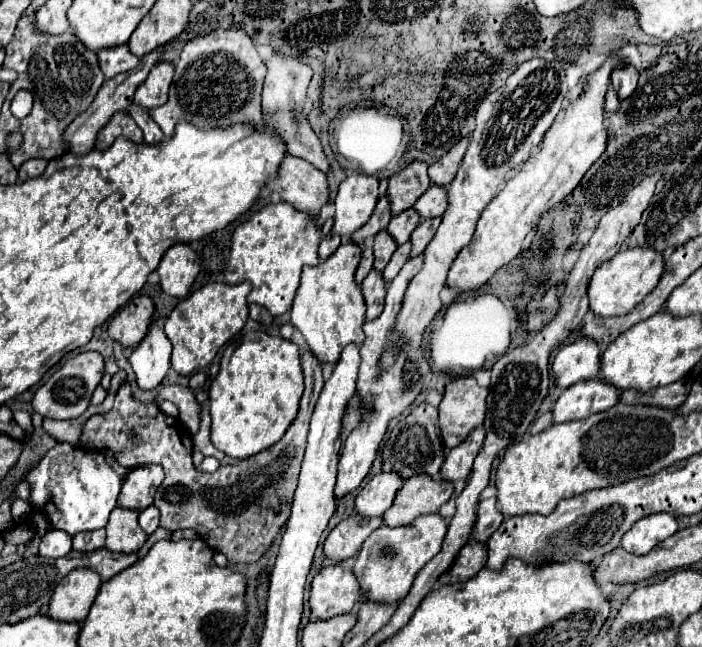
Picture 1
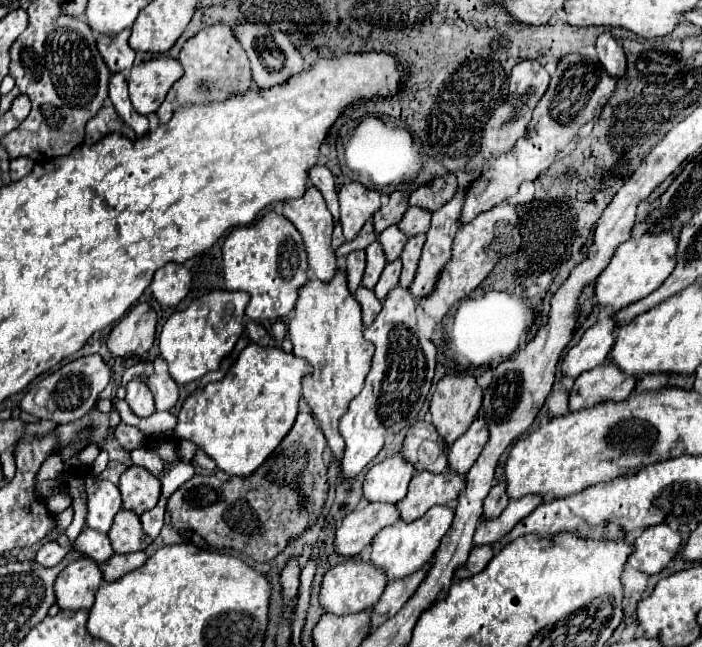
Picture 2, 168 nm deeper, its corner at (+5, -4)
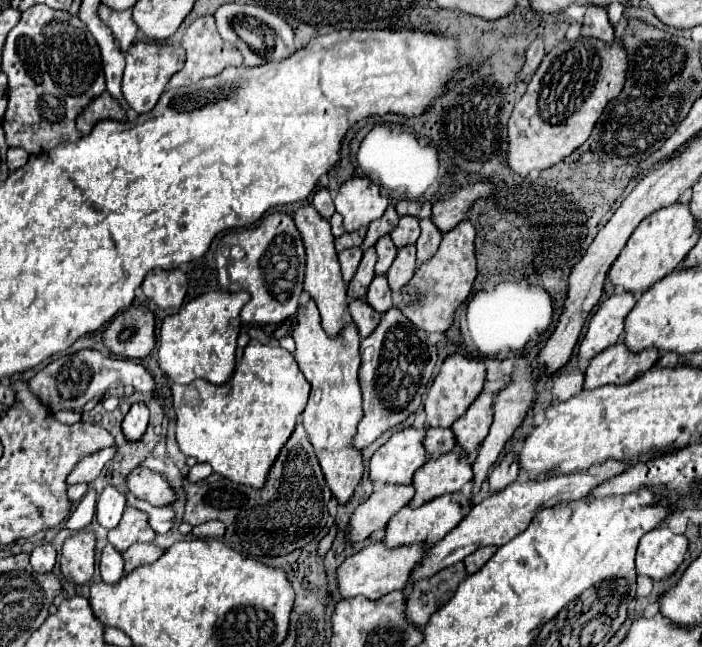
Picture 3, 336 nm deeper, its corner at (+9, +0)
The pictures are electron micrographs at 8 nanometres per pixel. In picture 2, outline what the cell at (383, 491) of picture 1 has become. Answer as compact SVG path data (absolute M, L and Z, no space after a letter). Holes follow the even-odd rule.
M400 454L386 458L368 470L362 488L364 498L368 502L396 504L406 496L408 482L412 476L414 476L412 464L406 464L406 460Z

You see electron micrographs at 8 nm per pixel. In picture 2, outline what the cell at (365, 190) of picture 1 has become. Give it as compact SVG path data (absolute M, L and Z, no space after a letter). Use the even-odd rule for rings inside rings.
M350 182L338 192L340 198L340 224L346 240L354 240L360 228L372 214L382 206L380 194L372 188L366 188L360 182Z

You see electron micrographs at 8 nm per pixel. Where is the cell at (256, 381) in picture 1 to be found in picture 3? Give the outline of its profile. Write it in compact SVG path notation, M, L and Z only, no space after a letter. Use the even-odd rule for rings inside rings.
M250 340L238 372L224 386L212 386L206 380L172 386L178 446L186 456L210 464L224 478L262 488L282 446L294 432L296 418L306 408L308 392L310 384L290 352Z

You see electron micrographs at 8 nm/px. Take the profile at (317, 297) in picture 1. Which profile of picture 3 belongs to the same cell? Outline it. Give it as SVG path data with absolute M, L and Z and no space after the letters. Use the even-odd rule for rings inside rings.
M308 302L306 310L298 316L298 324L292 330L292 338L296 340L294 360L298 362L306 380L312 384L310 400L306 404L306 410L302 412L302 424L308 432L308 440L314 446L314 454L332 494L340 504L346 504L364 476L362 452L352 446L358 422L364 416L362 392L358 384L360 336L354 324L348 324L338 338L330 340L320 326L316 304Z

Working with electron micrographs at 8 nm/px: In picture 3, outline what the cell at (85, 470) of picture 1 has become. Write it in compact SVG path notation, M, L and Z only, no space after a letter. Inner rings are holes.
M114 486L104 488L102 494L98 496L98 502L96 502L98 524L112 530L120 522L120 518L124 514L124 508L126 508L124 494L120 494Z

